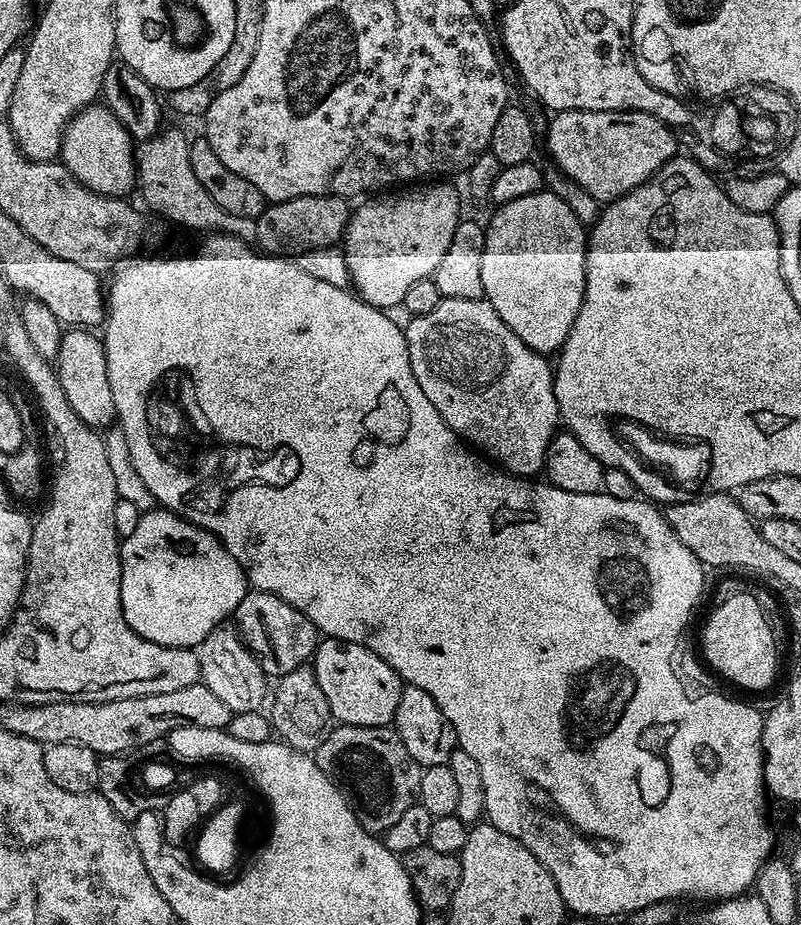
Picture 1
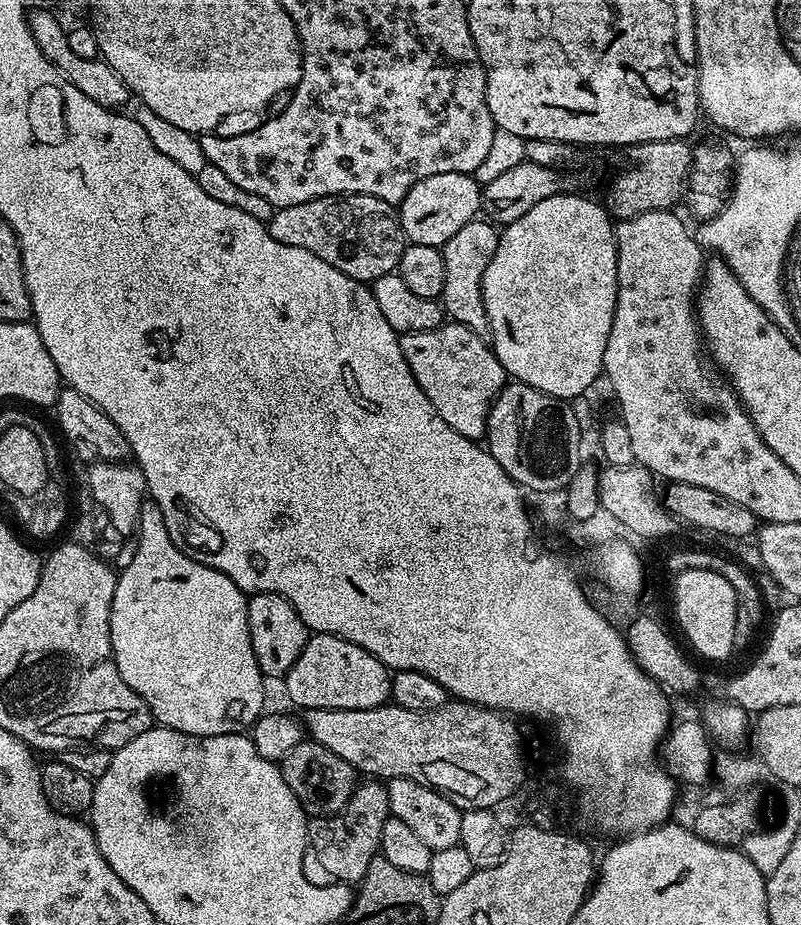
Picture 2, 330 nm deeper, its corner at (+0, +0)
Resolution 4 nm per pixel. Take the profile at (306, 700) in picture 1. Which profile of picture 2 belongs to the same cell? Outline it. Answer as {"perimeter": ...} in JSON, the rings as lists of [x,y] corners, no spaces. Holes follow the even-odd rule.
{"perimeter":[[[307,738],[300,741],[298,746],[282,762],[282,771],[286,778],[286,786],[294,790],[298,802],[308,813],[309,817],[334,816],[344,811],[349,798],[358,783],[358,773],[338,754],[326,750],[326,746],[315,744]]]}

